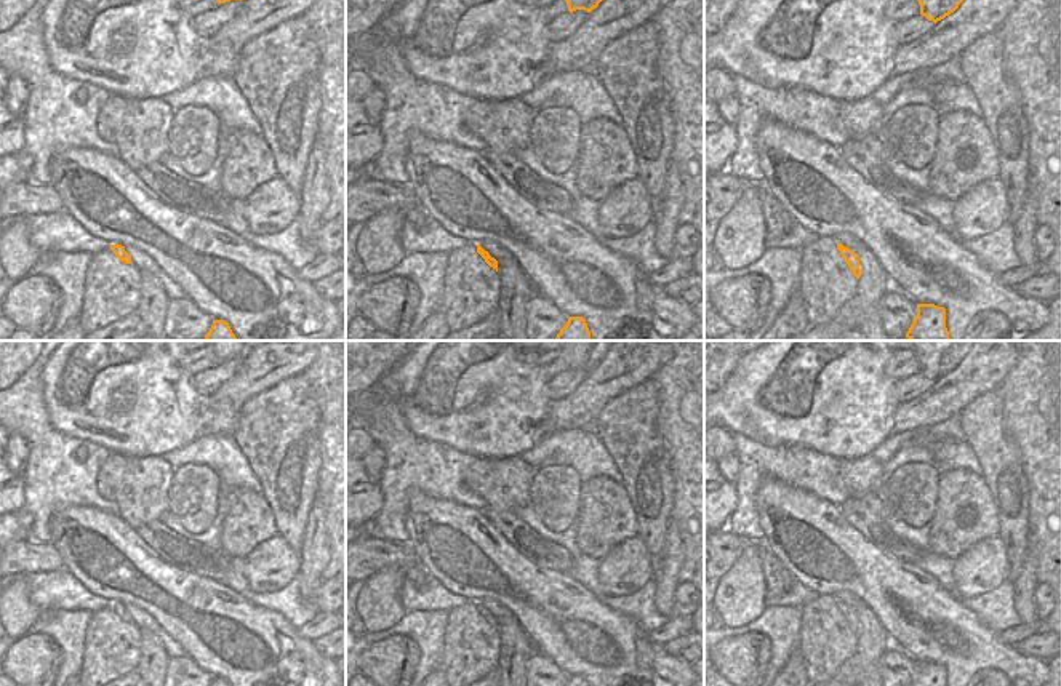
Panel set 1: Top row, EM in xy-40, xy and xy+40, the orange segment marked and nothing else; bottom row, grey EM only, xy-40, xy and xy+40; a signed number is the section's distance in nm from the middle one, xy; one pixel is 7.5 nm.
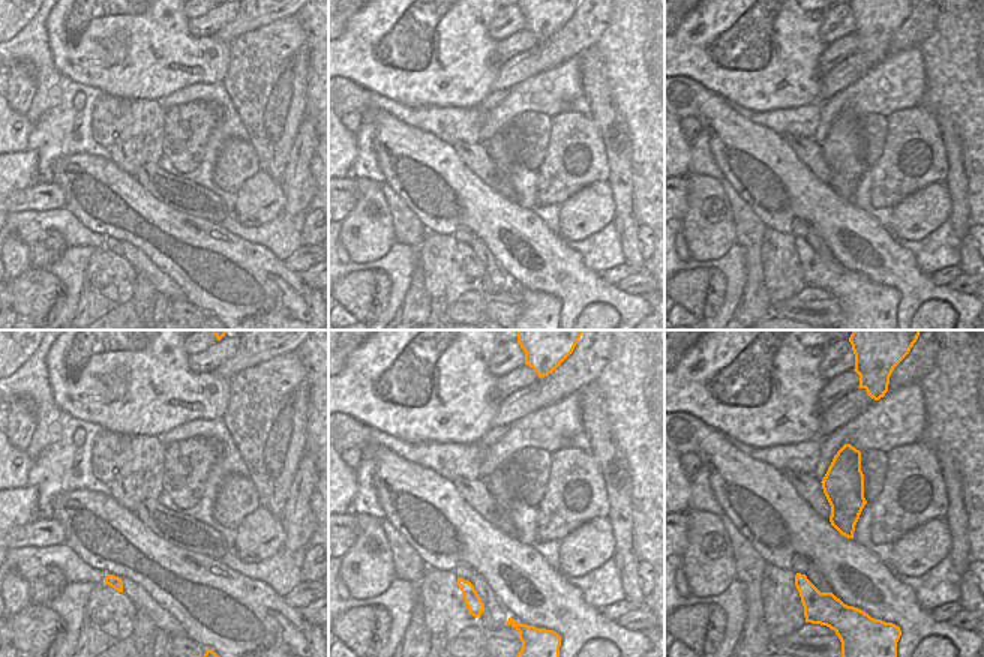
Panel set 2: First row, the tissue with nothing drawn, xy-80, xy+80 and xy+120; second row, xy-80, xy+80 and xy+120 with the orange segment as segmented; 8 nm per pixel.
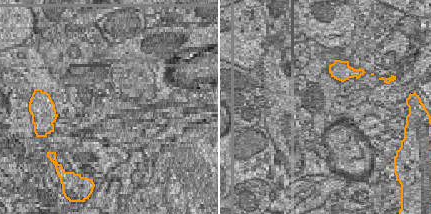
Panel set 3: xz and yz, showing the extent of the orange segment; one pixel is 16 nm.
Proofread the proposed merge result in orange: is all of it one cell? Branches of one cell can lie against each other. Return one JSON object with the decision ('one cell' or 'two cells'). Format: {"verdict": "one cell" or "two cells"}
{"verdict": "one cell"}

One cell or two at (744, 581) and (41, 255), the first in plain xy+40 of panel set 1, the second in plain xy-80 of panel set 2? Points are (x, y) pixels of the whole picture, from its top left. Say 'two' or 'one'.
two

